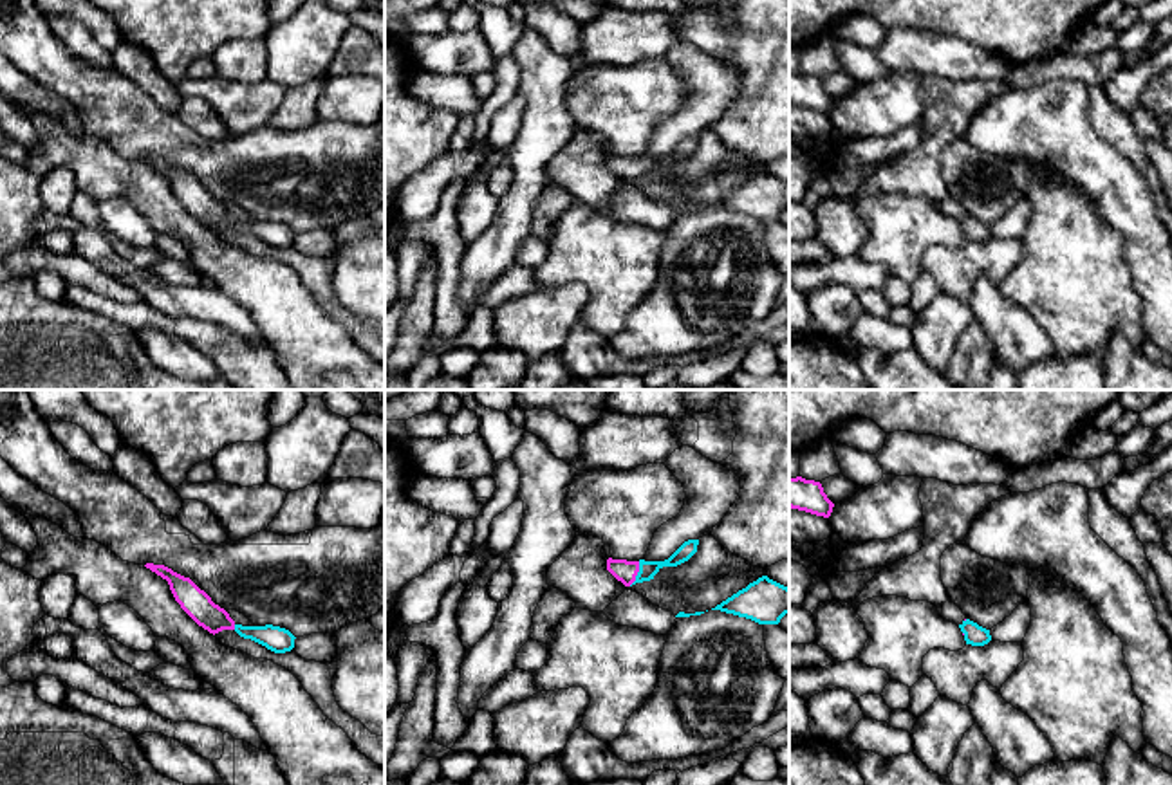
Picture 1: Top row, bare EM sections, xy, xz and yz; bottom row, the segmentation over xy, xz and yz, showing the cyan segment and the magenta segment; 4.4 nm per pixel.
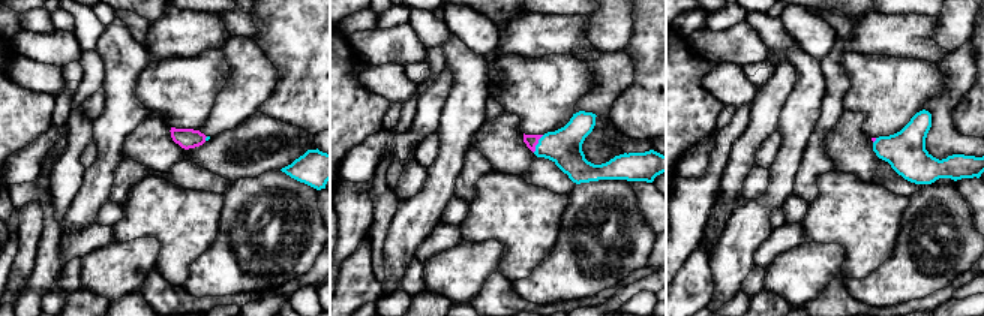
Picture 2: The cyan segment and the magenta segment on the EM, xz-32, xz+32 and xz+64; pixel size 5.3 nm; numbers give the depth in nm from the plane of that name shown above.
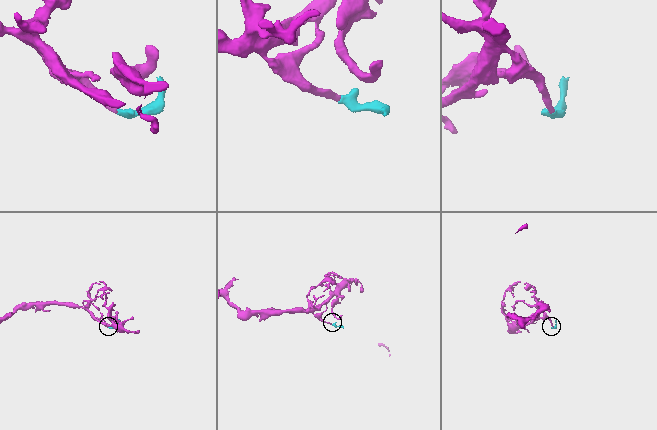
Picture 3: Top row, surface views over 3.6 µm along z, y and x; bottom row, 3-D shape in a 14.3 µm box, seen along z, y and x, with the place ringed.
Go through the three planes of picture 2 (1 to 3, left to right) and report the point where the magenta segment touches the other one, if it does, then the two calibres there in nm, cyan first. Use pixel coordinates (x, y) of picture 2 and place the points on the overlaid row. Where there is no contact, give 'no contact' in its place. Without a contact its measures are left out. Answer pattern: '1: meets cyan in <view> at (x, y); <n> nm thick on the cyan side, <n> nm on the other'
1: meets cyan in xz-32 at (206, 138); 20 nm thick on the cyan side, 110 nm on the other
2: meets cyan in xz+32 at (537, 144); 190 nm thick on the cyan side, 70 nm on the other
3: meets cyan in xz+64 at (875, 141); 220 nm thick on the cyan side, 20 nm on the other

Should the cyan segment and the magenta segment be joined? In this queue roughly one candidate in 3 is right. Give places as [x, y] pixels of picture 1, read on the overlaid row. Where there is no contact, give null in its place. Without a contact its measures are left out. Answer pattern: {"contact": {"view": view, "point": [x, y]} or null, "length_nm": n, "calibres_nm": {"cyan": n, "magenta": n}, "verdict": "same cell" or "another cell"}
{"contact": {"view": "xz", "point": [638, 574]}, "length_nm": 120, "calibres_nm": {"cyan": 80, "magenta": 100}, "verdict": "same cell"}

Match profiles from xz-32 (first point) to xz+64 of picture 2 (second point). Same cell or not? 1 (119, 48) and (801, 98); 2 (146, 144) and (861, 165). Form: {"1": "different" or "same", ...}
{"1": "same", "2": "same"}

